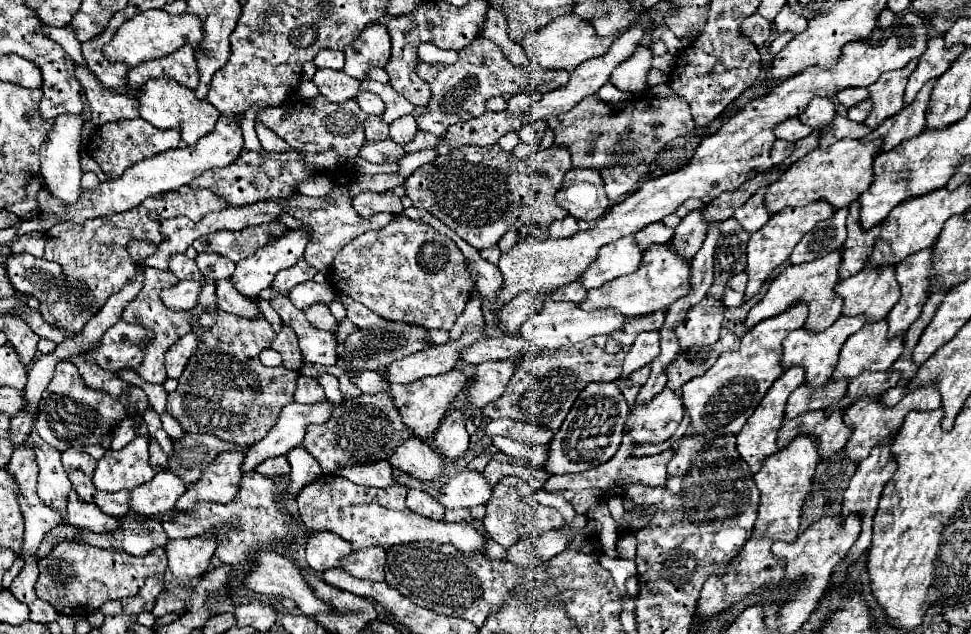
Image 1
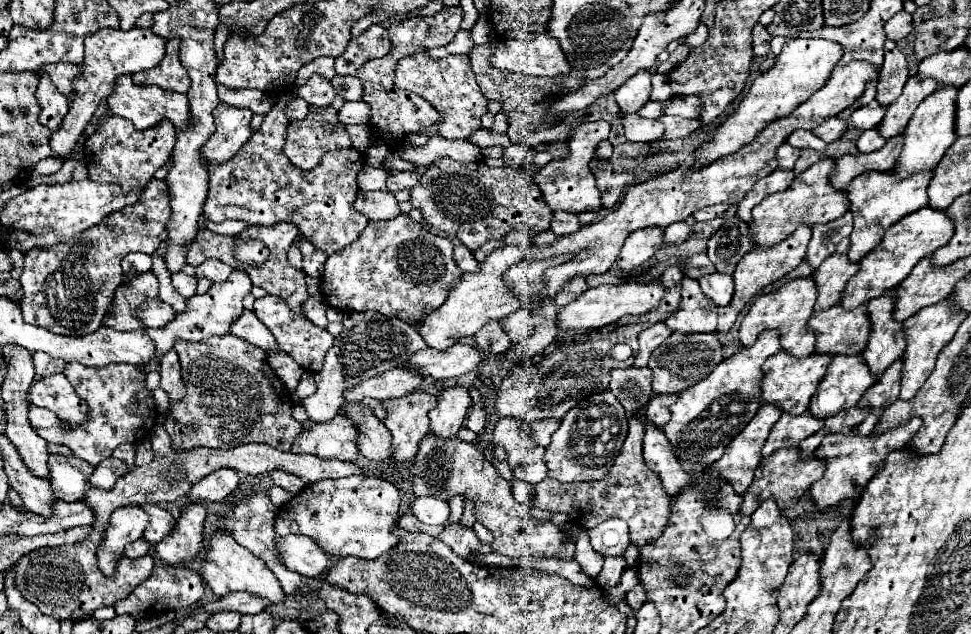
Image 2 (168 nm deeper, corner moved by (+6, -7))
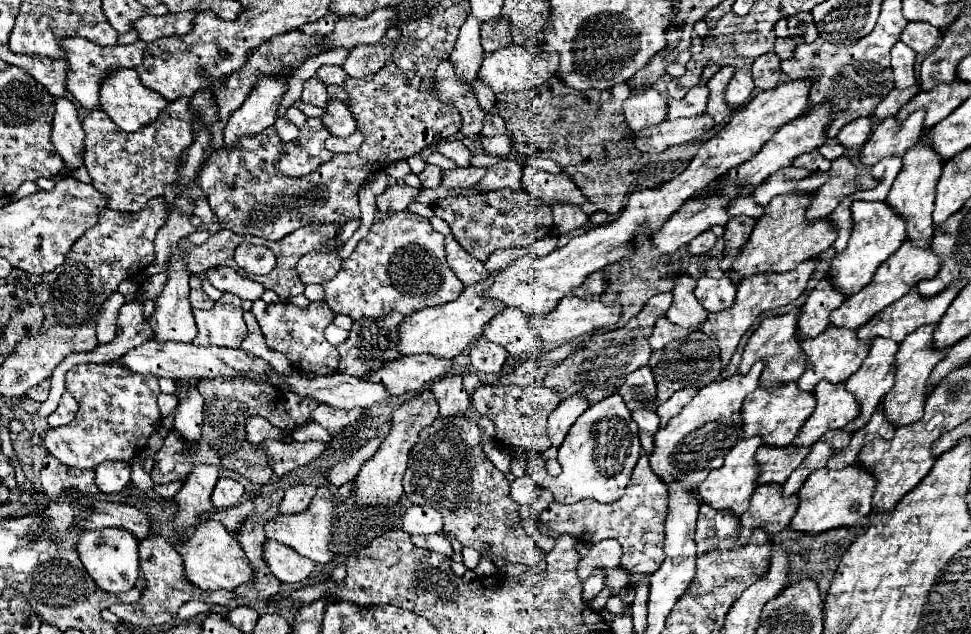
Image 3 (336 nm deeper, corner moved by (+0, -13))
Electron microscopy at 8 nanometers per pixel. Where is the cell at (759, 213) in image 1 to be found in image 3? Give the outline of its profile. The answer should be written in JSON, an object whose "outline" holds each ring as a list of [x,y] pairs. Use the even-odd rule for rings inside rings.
{"outline":[[[792,166],[792,178],[782,178],[782,176],[772,176],[766,182],[762,182],[756,190],[754,190],[754,200],[758,206],[766,208],[770,204],[770,200],[778,194],[792,194],[796,190],[796,182],[804,176],[808,176],[810,170],[804,168],[794,168]]]}

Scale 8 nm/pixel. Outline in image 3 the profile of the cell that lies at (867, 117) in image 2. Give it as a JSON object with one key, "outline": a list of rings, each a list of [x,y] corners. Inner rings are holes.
{"outline":[[[914,86],[914,88],[908,88],[908,90],[892,90],[892,92],[880,102],[880,106],[874,110],[876,122],[882,122],[884,118],[894,116],[918,90],[920,90],[920,86]]]}

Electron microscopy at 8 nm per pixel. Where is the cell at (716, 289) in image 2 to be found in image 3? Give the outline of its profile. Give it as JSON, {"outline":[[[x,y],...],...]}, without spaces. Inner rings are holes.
{"outline":[[[722,276],[718,280],[700,278],[694,294],[708,312],[718,312],[718,310],[726,310],[734,304],[736,284],[732,284],[732,280],[728,276]]]}

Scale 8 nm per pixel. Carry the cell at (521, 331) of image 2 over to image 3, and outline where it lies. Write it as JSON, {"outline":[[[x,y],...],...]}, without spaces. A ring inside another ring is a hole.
{"outline":[[[506,308],[498,316],[494,316],[482,334],[486,340],[504,346],[510,354],[526,354],[538,352],[542,346],[540,336],[532,332],[528,324],[528,316],[516,308]]]}

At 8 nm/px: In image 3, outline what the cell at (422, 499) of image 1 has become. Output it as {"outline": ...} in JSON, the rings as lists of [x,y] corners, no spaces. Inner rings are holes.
{"outline":[[[420,534],[420,536],[410,536],[410,538],[412,538],[412,542],[416,546],[426,548],[426,550],[434,550],[434,552],[440,552],[444,556],[452,556],[452,552],[454,552],[452,546],[450,546],[450,542],[442,534],[430,534],[430,536]]]}

